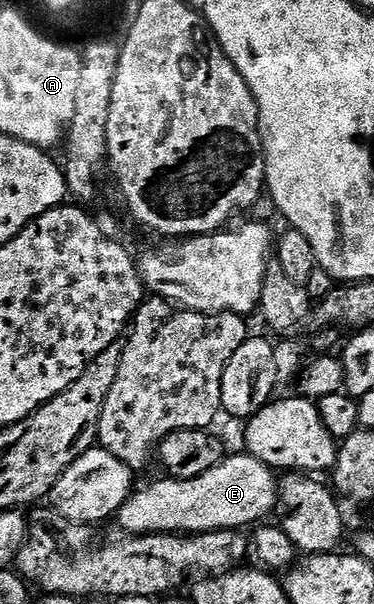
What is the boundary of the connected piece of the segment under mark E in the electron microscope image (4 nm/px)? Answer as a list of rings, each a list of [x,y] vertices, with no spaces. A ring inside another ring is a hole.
[[[229,454],[214,469],[206,469],[202,477],[173,479],[163,477],[149,487],[133,490],[120,506],[121,532],[129,536],[153,533],[187,533],[201,535],[207,531],[234,531],[259,524],[276,510],[278,479],[272,468],[253,455]]]

